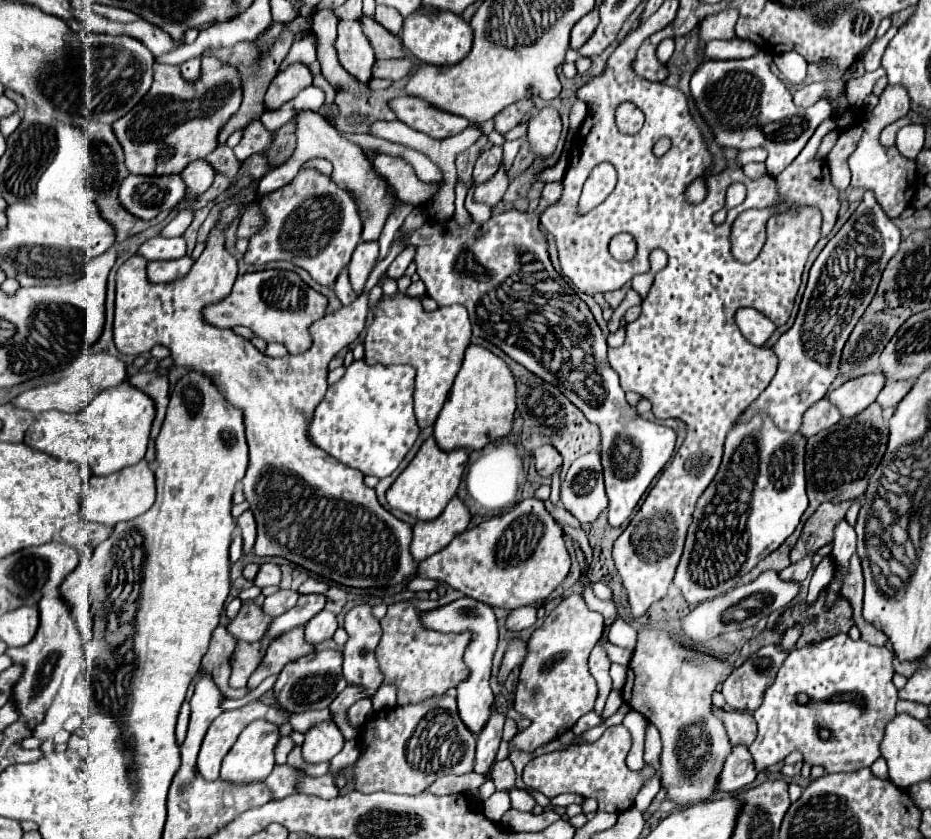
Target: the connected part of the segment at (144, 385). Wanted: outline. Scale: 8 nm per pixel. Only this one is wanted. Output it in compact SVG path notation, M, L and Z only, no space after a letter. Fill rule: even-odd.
M137 373L133 377L129 377L129 383L137 389L141 389L143 393L147 393L153 401L155 401L155 421L153 421L153 429L151 429L151 439L155 439L159 435L163 417L165 417L165 409L169 403L169 381L167 375L161 373Z

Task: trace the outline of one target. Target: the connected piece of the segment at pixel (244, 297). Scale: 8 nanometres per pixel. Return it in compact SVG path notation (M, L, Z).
M267 269L267 271L241 273L225 299L205 307L203 319L205 323L221 329L233 329L235 325L245 325L253 329L261 339L277 341L285 345L291 355L299 355L311 347L313 339L309 327L317 319L321 319L325 311L327 311L327 297L311 289L307 283L303 283L297 273Z

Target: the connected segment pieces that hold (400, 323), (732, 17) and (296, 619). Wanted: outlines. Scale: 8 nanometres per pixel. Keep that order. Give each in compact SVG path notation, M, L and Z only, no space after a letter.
M389 297L380 301L373 313L373 323L363 339L365 357L369 365L411 365L417 371L415 377L415 417L421 429L431 427L447 399L447 393L463 363L463 353L471 339L471 323L465 307L447 305L433 313L421 307L419 299Z
M725 9L717 15L709 15L705 21L701 21L701 43L705 45L711 39L735 39L735 27L737 23L737 11Z
M301 595L299 601L297 601L297 605L293 609L289 609L285 615L279 615L271 623L267 635L261 639L263 651L267 649L267 645L271 643L273 637L279 637L281 633L285 633L289 629L295 629L299 625L305 625L311 617L315 617L319 611L323 611L325 603L327 603L325 595Z

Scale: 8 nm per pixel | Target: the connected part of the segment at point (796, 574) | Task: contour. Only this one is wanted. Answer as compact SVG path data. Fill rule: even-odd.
M807 555L805 559L801 559L801 561L797 561L797 563L791 563L785 571L781 571L779 575L781 575L781 579L783 581L805 581L807 577L809 577L809 573L811 573L811 569L813 569L813 555Z

